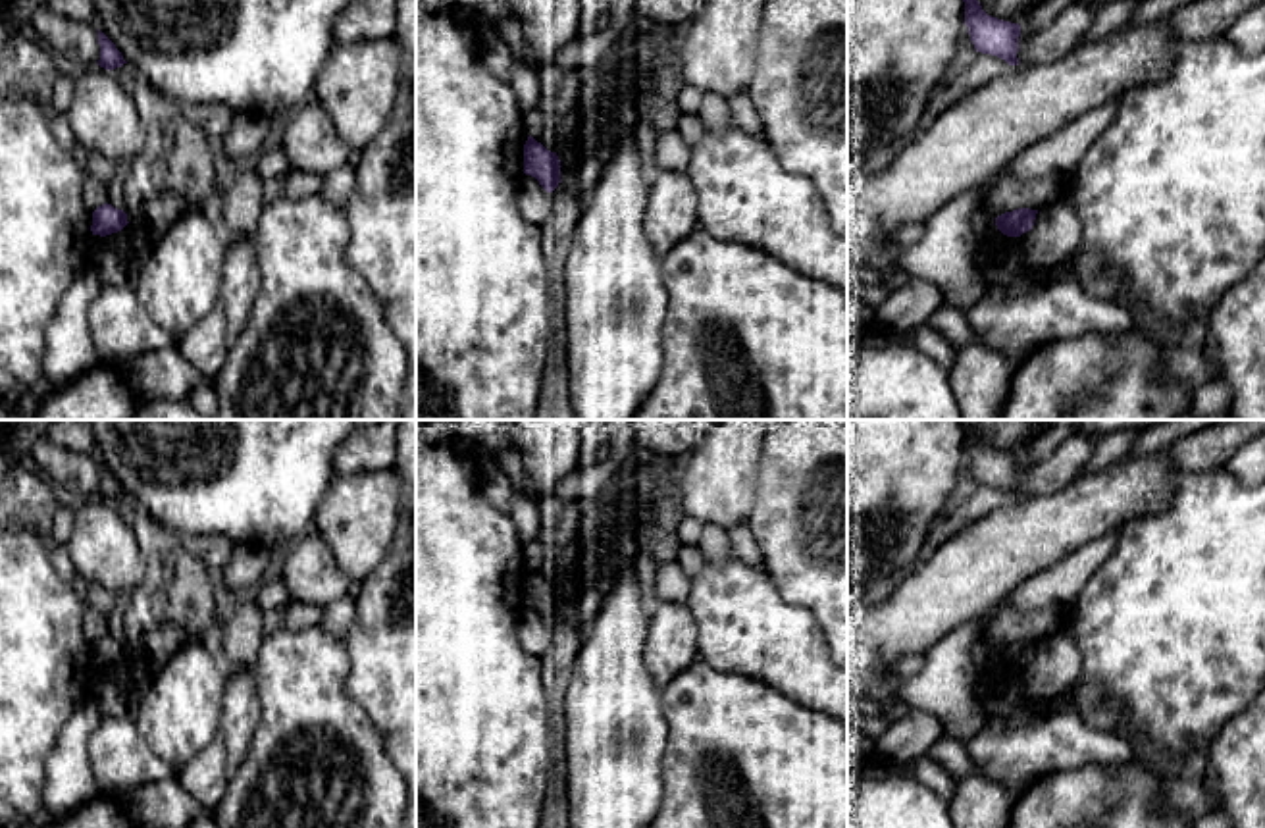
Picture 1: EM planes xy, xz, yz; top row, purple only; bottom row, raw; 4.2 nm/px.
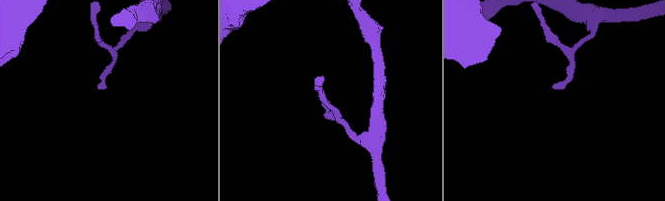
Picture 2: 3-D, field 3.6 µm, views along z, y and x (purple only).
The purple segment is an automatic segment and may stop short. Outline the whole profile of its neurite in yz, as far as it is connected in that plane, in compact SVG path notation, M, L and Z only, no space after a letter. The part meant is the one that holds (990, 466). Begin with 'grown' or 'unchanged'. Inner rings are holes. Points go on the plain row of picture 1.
unchanged | M963 422L965 456L976 483L992 485L1019 497L1020 456L988 447L970 422Z

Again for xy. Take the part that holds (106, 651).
unchanged | M106 634L92 643L90 662L92 666L106 668L121 662L127 655L127 645Z

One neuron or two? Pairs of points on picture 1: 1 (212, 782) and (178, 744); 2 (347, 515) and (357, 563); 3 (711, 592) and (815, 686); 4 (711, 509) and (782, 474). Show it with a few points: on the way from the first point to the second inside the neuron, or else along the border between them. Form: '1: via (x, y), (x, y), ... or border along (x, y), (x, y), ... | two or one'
1: border along (218, 721), (214, 738), (180, 769) | two
2: via (357, 526), (357, 551) | one
3: via (736, 611), (790, 661) | one
4: border along (763, 443), (753, 509), (746, 522) | two

